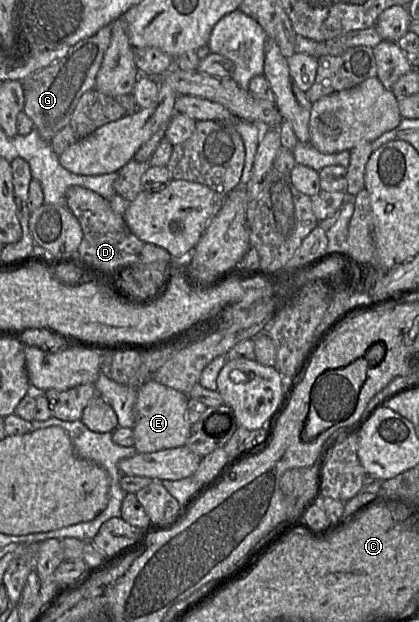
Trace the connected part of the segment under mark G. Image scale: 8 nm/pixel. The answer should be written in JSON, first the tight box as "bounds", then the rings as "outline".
{"bounds":[20,25,111,142],"outline":[[[111,25],[104,26],[91,37],[83,39],[72,46],[63,58],[20,81],[24,93],[23,112],[32,120],[34,128],[38,131],[42,139],[50,142],[68,124],[81,96],[88,90],[95,89],[96,76],[110,42]]]}

